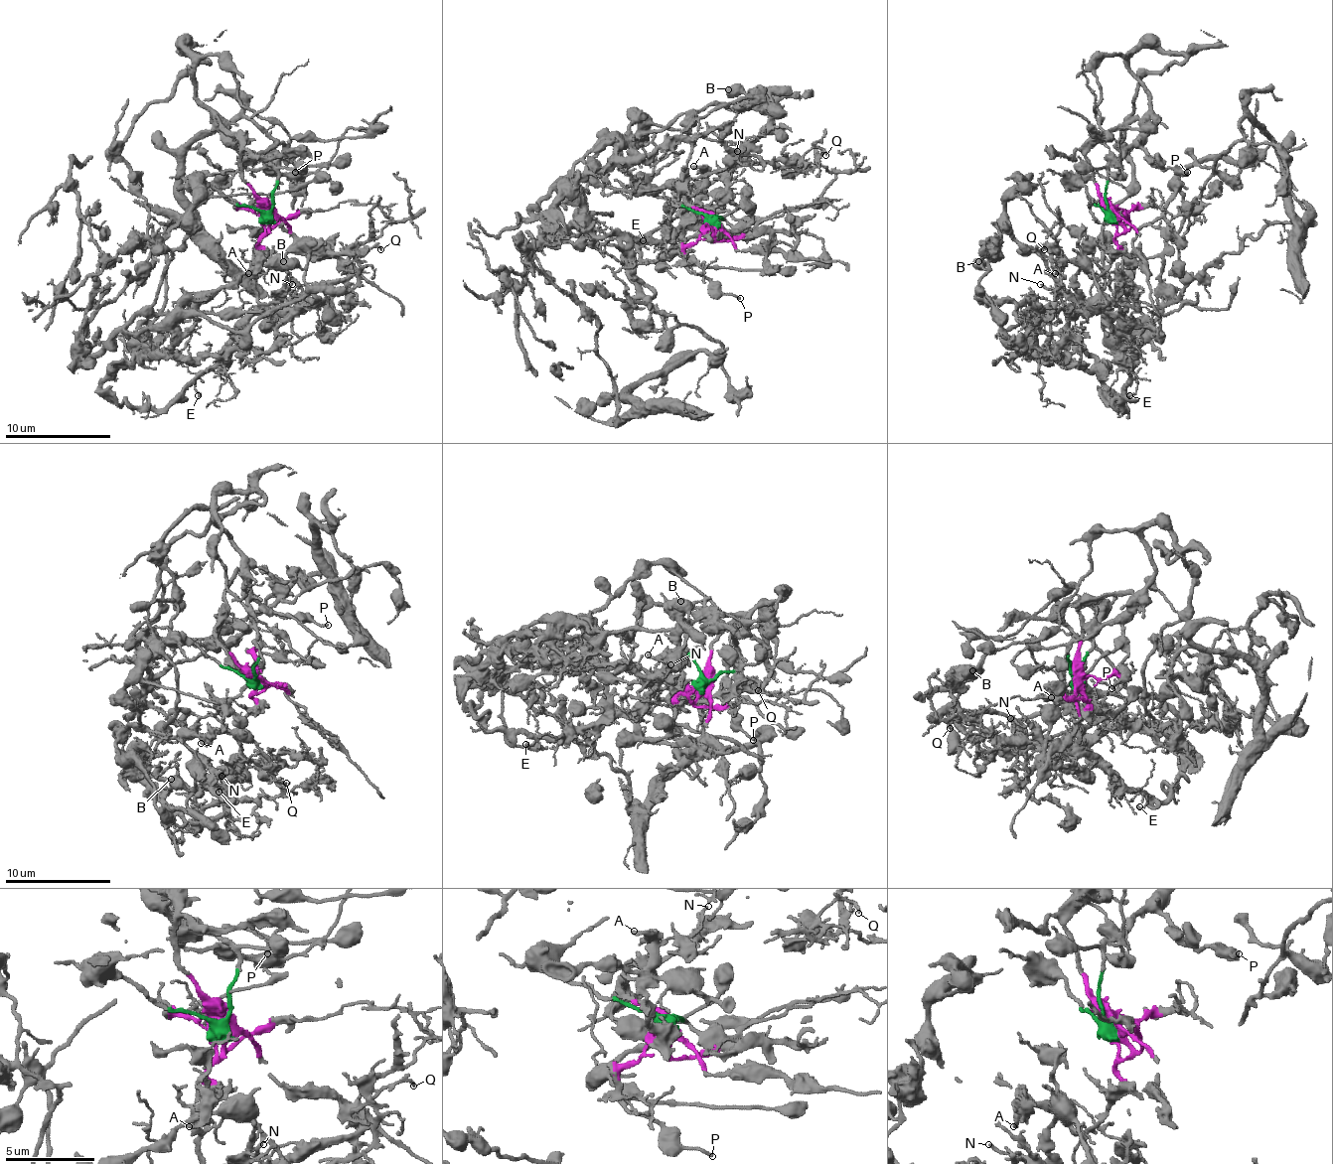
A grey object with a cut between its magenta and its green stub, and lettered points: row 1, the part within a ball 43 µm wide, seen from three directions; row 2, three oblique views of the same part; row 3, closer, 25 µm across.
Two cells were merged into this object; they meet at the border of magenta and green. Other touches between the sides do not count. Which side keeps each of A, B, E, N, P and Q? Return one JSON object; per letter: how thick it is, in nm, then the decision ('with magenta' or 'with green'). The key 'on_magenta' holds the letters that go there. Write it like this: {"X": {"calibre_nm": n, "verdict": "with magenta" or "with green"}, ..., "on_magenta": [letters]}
{"A": {"calibre_nm": 240, "verdict": "with magenta"}, "B": {"calibre_nm": 700, "verdict": "with magenta"}, "E": {"calibre_nm": 150, "verdict": "with magenta"}, "N": {"calibre_nm": 170, "verdict": "with magenta"}, "P": {"calibre_nm": 170, "verdict": "with green"}, "Q": {"calibre_nm": 120, "verdict": "with magenta"}, "on_magenta": ["A", "B", "E", "N", "Q"]}

